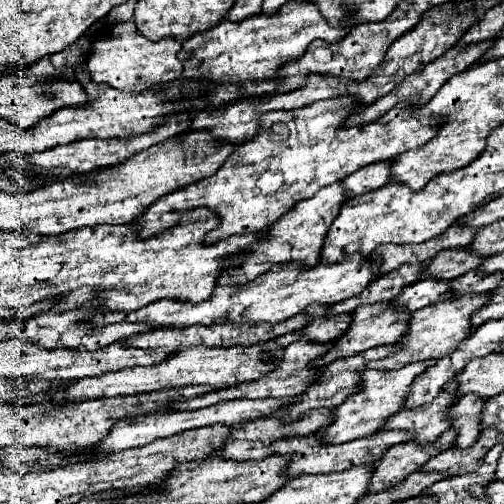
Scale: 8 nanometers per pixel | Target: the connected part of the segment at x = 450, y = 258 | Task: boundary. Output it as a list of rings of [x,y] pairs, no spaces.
[[[451,248],[451,250],[439,252],[431,260],[431,266],[421,276],[435,276],[439,280],[453,280],[453,278],[467,274],[469,270],[479,268],[481,262],[483,262],[483,256],[471,256],[471,252],[467,252],[467,248]]]

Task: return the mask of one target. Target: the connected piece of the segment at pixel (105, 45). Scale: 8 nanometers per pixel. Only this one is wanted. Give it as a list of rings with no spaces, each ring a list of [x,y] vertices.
[[[133,20],[114,25],[111,33],[93,44],[87,60],[91,80],[97,84],[109,84],[123,92],[141,92],[153,84],[173,82],[181,78],[183,66],[177,58],[181,44],[173,38],[151,42],[141,36]]]

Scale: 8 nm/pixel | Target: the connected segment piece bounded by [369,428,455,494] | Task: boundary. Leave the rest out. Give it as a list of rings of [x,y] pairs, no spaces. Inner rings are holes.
[[[455,428],[447,430],[433,444],[407,442],[407,444],[389,448],[383,454],[383,458],[379,462],[375,462],[375,472],[371,478],[369,494],[377,494],[395,484],[401,484],[409,474],[417,472],[427,460],[431,460],[439,452],[451,448],[451,444],[455,444]]]

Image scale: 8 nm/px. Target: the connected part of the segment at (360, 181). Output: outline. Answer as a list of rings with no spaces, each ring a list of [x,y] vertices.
[[[391,160],[371,164],[367,168],[361,168],[359,172],[353,172],[351,176],[347,176],[343,180],[343,186],[345,186],[347,194],[357,196],[357,194],[365,194],[365,192],[371,192],[371,190],[377,190],[377,188],[385,186],[387,182],[391,182],[389,166],[391,166]]]

